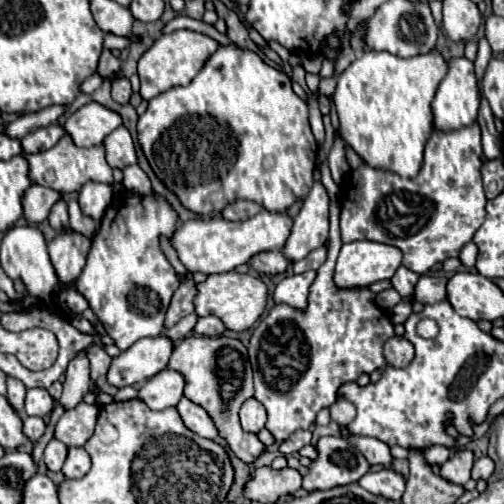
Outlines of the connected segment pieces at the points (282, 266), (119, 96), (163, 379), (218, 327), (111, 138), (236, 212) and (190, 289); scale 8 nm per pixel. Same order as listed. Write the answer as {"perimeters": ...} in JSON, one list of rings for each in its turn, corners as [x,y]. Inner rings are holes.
{"perimeters":[[[[280,250],[258,252],[250,258],[250,266],[260,274],[282,274],[288,268],[286,258],[282,258]]],[[[118,78],[118,80],[112,82],[112,98],[118,104],[128,104],[130,94],[132,94],[132,88],[130,88],[130,80],[128,78]]],[[[162,370],[140,386],[138,398],[150,410],[164,410],[164,408],[176,406],[180,402],[182,386],[184,386],[184,382],[178,372]]],[[[204,316],[204,318],[198,318],[196,326],[194,326],[194,332],[196,334],[202,334],[202,336],[220,336],[224,334],[224,324],[220,318],[214,318],[214,316]]],[[[118,126],[114,132],[110,132],[104,138],[104,150],[106,150],[106,162],[112,168],[126,168],[130,164],[136,164],[136,150],[132,136],[126,126]]],[[[236,200],[232,204],[228,204],[222,210],[222,216],[226,220],[246,220],[252,218],[254,214],[258,214],[262,210],[262,206],[258,206],[256,202],[248,202],[248,200]]],[[[186,280],[174,292],[170,308],[166,312],[166,328],[172,328],[180,318],[184,318],[184,316],[188,316],[188,314],[194,312],[194,294],[196,294],[194,286],[196,284],[192,280]]]]}

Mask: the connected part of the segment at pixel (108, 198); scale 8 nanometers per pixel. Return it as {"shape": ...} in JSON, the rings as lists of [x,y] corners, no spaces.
{"shape":[[[86,182],[78,194],[78,204],[84,216],[100,220],[112,202],[112,186],[100,182]]]}

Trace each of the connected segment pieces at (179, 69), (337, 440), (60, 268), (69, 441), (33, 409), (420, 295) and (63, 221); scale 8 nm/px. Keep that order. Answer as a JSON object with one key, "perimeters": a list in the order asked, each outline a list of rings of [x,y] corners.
{"perimeters":[[[[176,30],[172,34],[162,34],[138,60],[140,96],[144,100],[152,100],[174,86],[190,84],[192,78],[198,74],[198,70],[204,66],[206,58],[210,58],[210,54],[214,54],[216,48],[218,48],[218,42],[200,32]]],[[[342,436],[320,438],[316,442],[316,448],[318,448],[318,460],[314,460],[310,464],[310,472],[304,478],[304,490],[308,490],[308,492],[312,492],[312,490],[330,490],[334,486],[344,486],[344,484],[356,482],[370,468],[366,458],[356,448],[352,448]]],[[[66,230],[58,234],[52,242],[48,242],[50,262],[62,284],[70,284],[80,276],[82,266],[86,264],[88,250],[90,238],[72,230]]],[[[80,402],[74,408],[66,410],[56,422],[54,438],[64,442],[66,446],[84,446],[84,442],[94,432],[98,410],[98,406],[86,402]]],[[[34,388],[34,390],[28,390],[26,394],[26,414],[28,416],[46,416],[50,414],[54,408],[54,400],[52,396],[48,394],[48,390],[44,388]]],[[[420,276],[418,284],[414,286],[412,302],[420,304],[434,304],[446,298],[446,278],[444,276]]],[[[58,200],[52,210],[50,210],[50,216],[48,216],[48,222],[54,230],[66,230],[68,228],[68,208],[66,208],[66,202],[64,200]]]]}

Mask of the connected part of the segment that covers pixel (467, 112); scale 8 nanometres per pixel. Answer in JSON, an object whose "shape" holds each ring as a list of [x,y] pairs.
{"shape":[[[452,58],[448,60],[448,72],[442,78],[434,100],[432,100],[432,124],[434,128],[442,132],[452,132],[462,126],[470,126],[470,122],[476,122],[480,106],[480,94],[476,88],[476,76],[474,76],[474,64],[468,58]]]}

